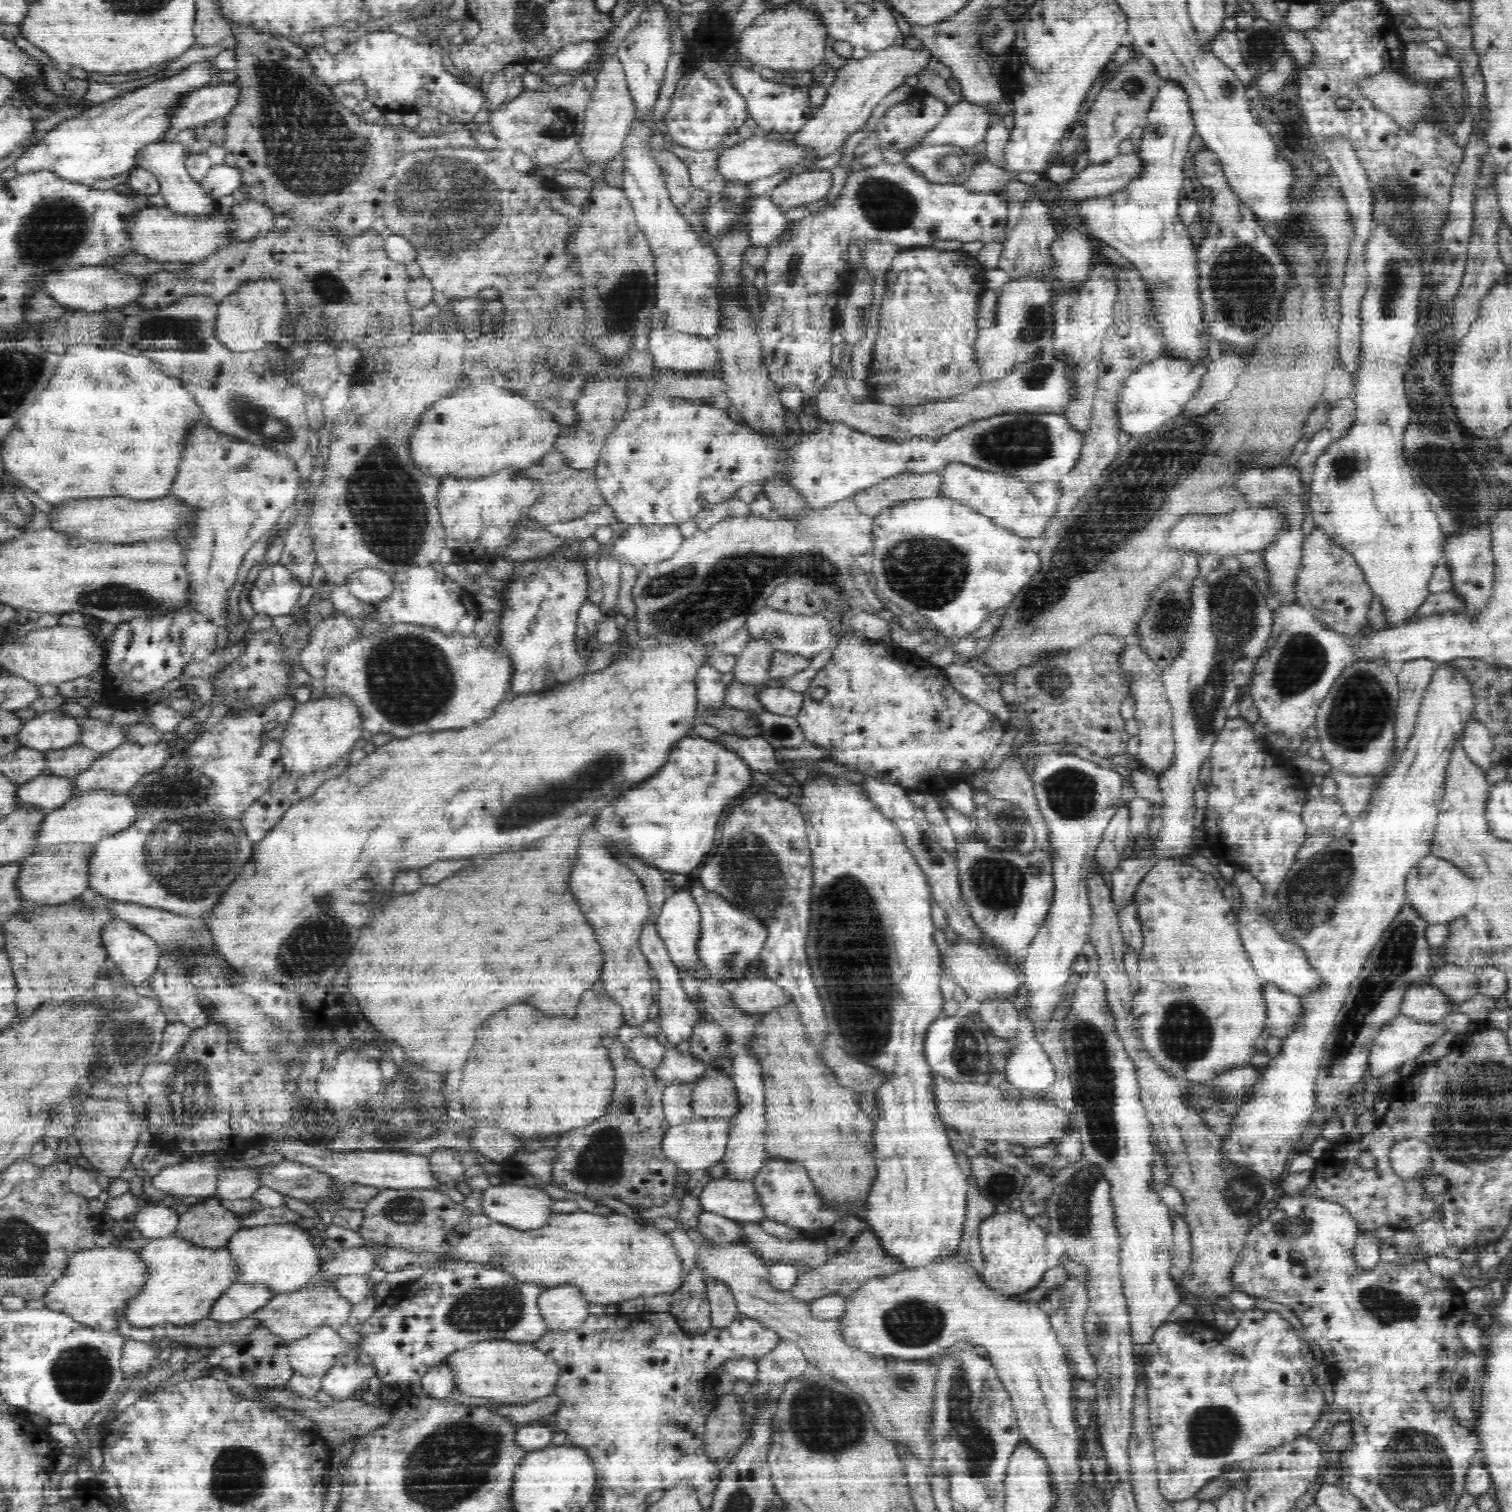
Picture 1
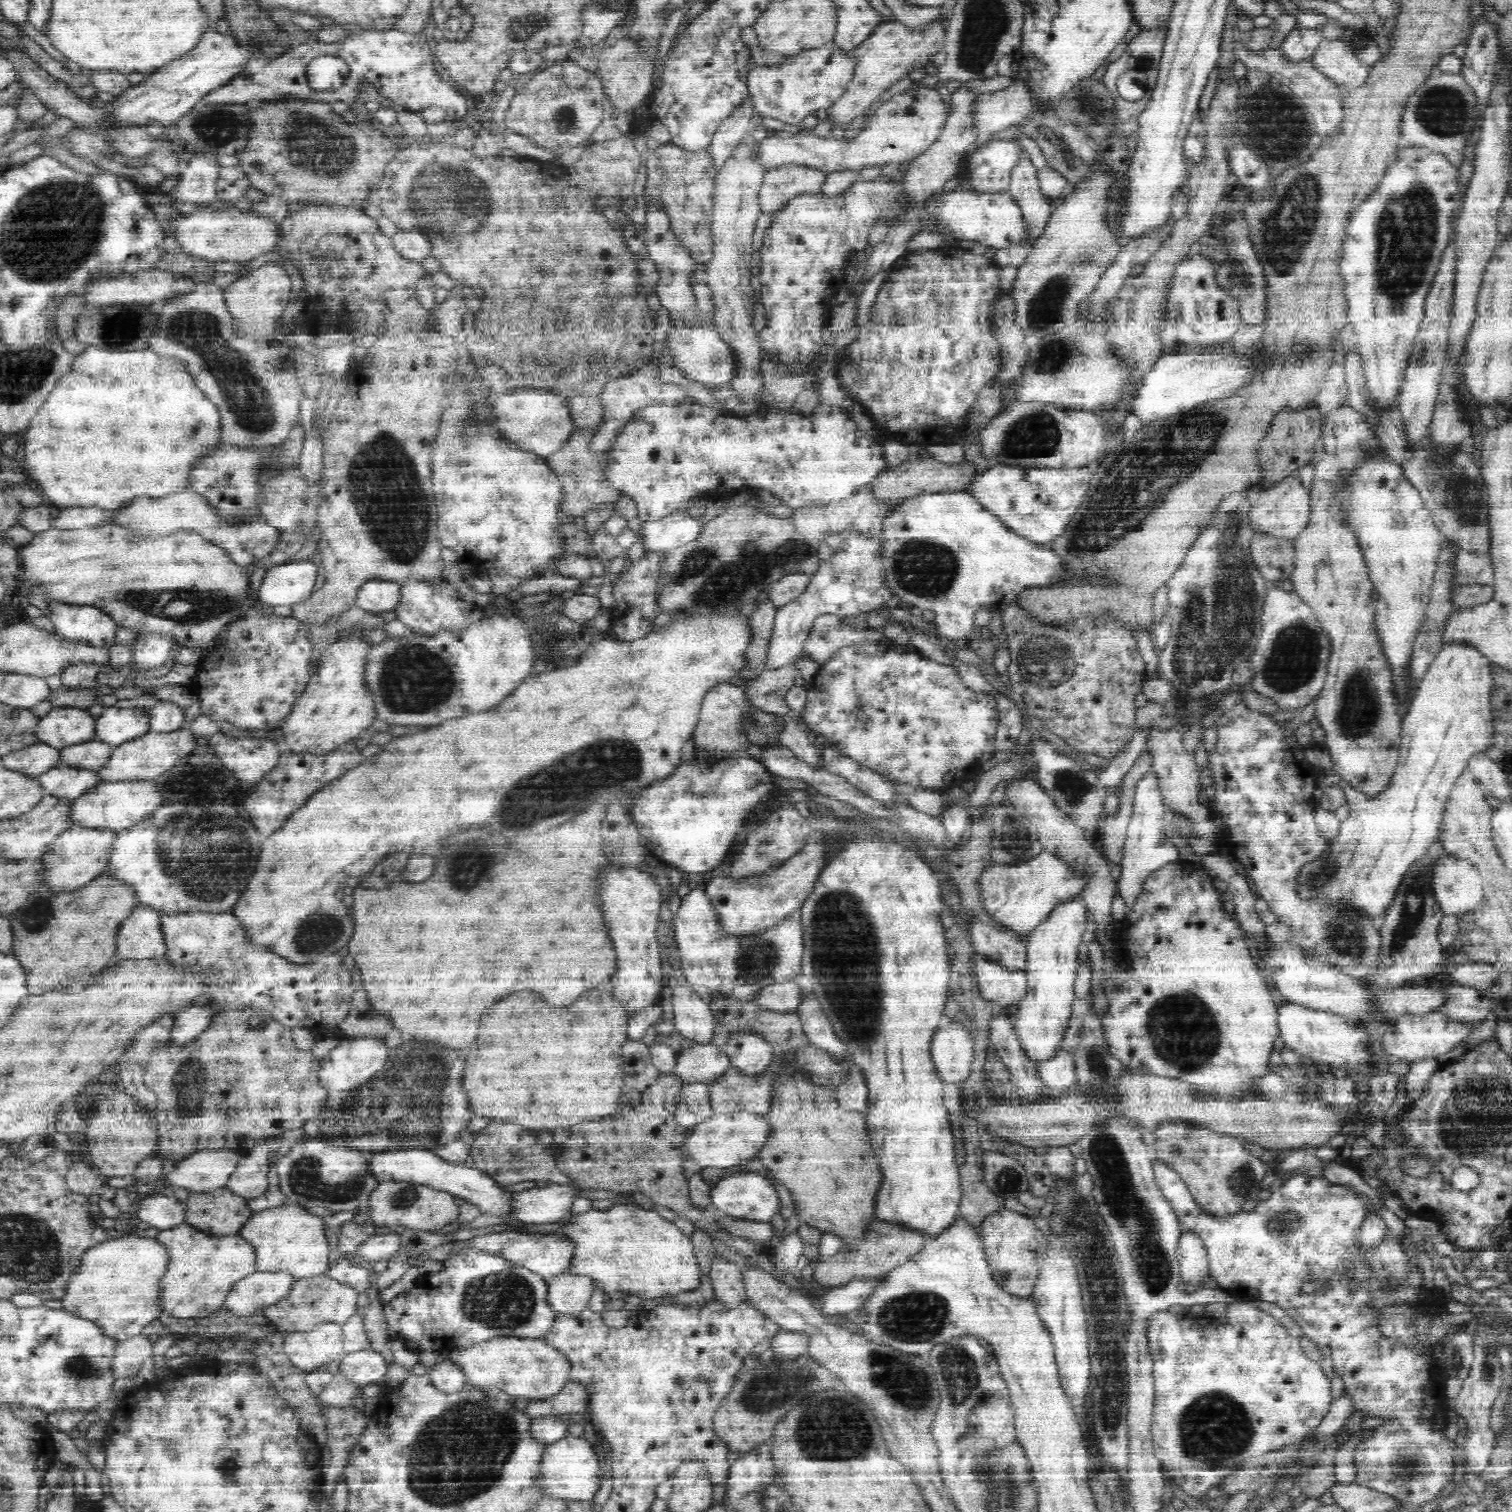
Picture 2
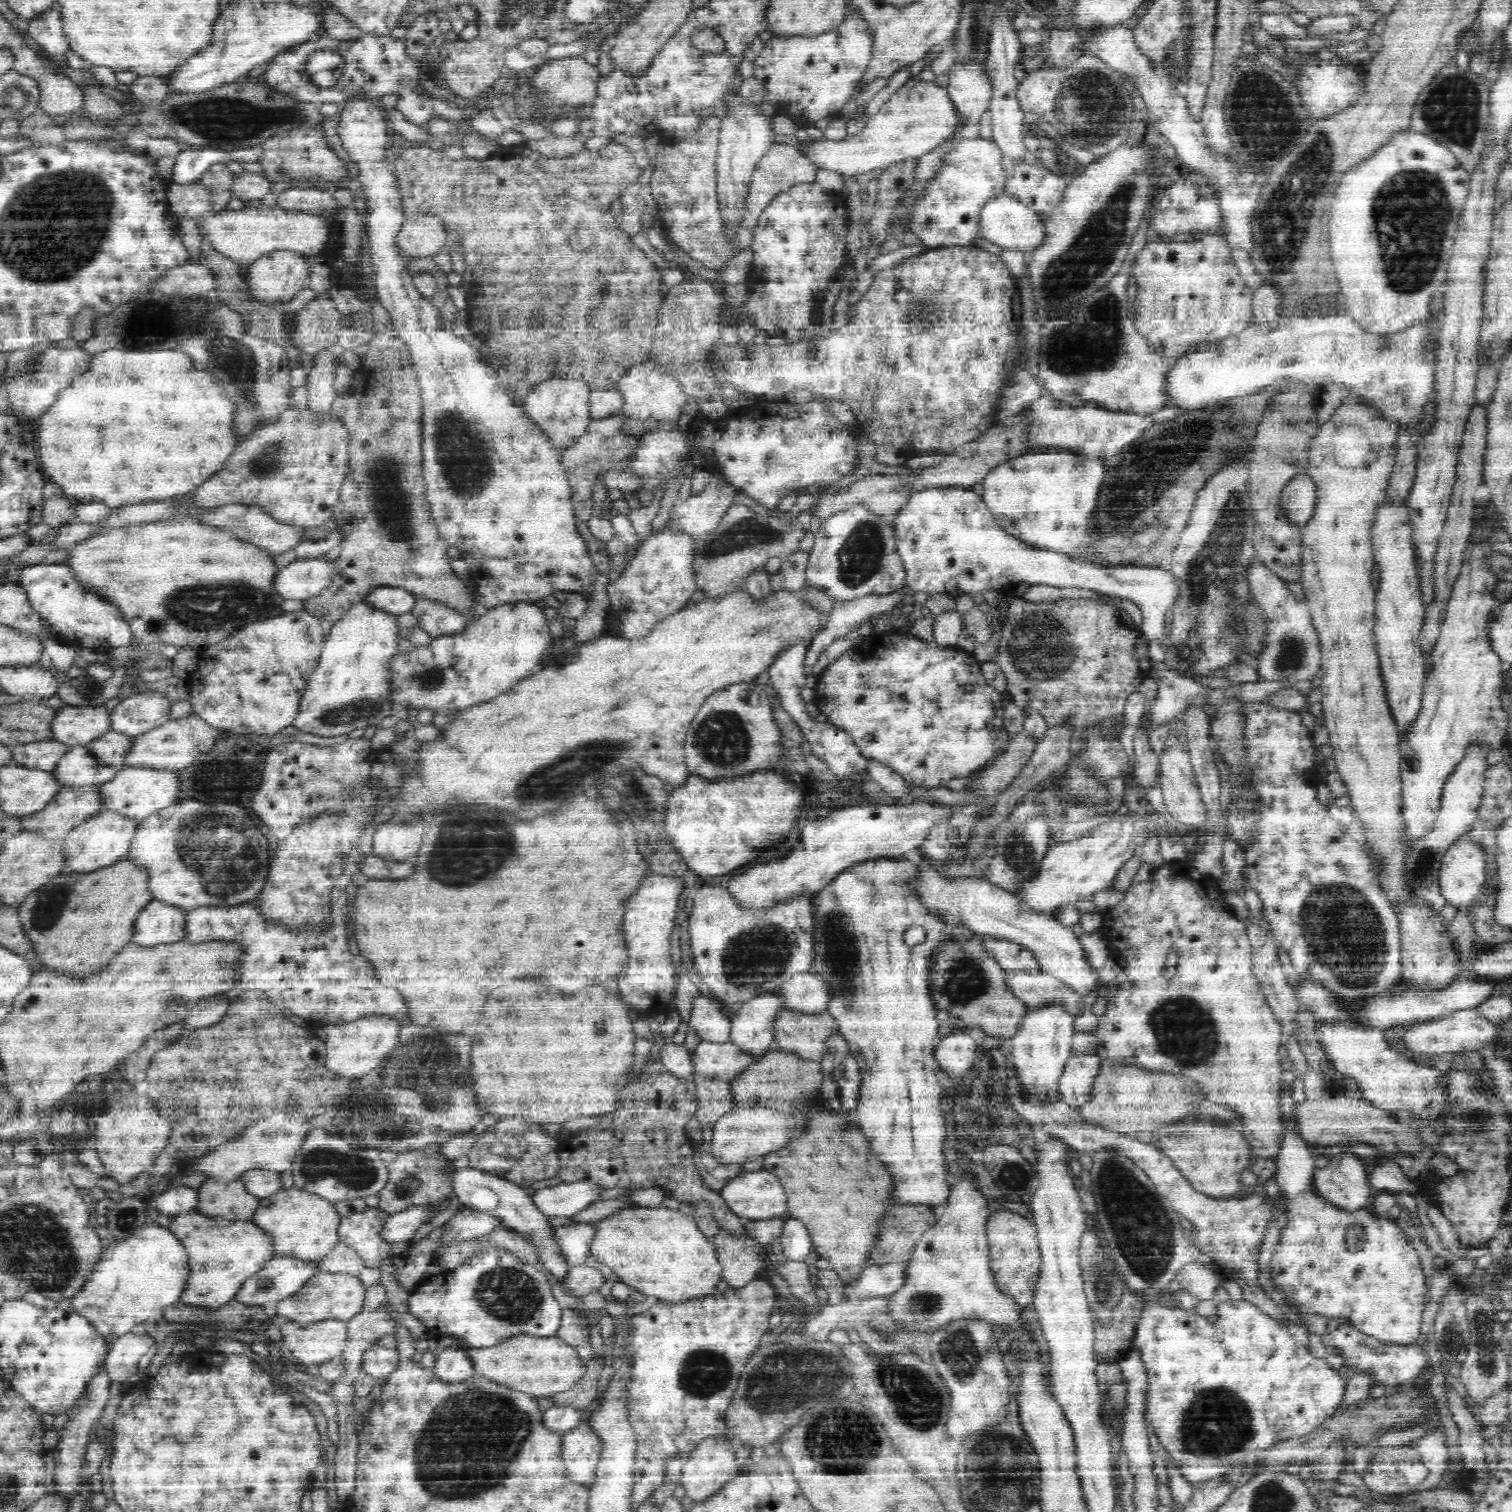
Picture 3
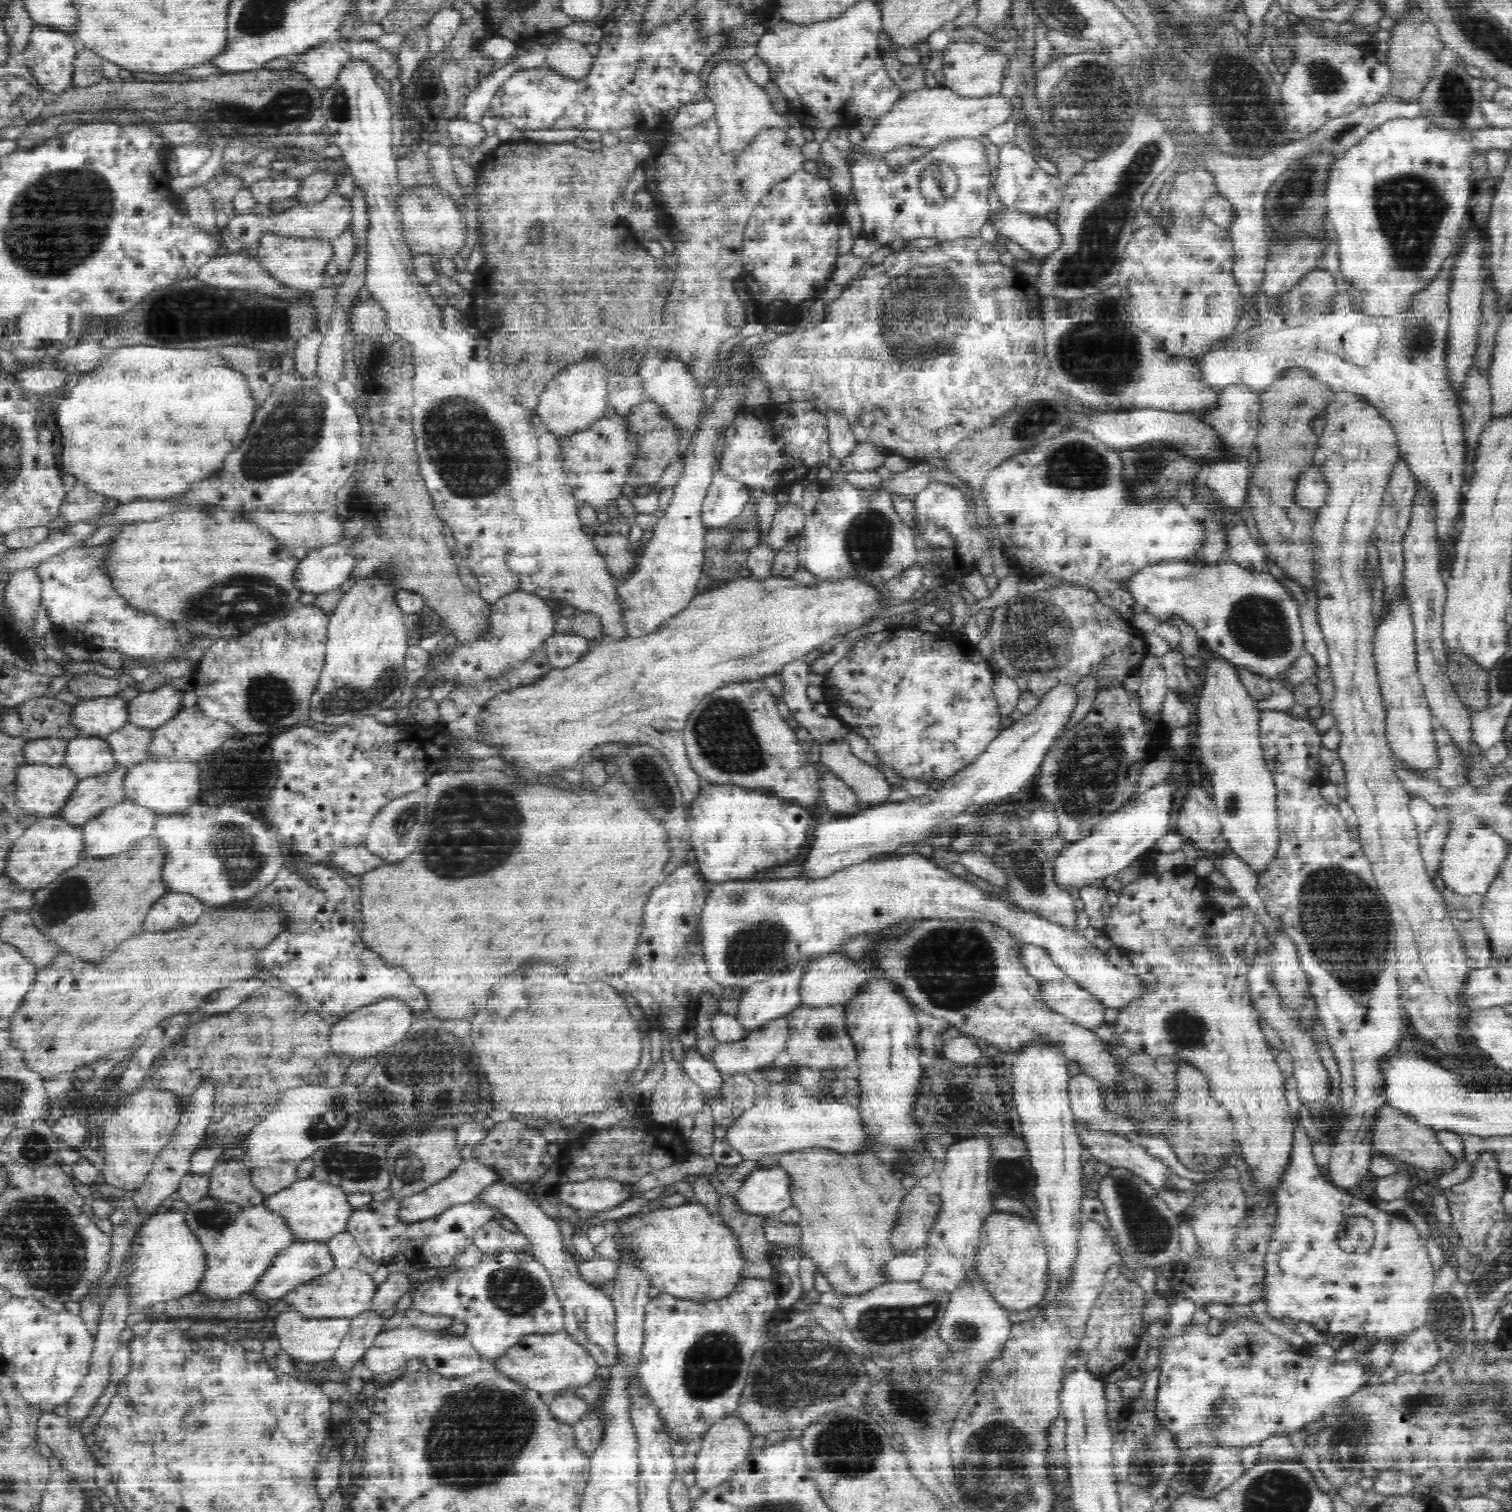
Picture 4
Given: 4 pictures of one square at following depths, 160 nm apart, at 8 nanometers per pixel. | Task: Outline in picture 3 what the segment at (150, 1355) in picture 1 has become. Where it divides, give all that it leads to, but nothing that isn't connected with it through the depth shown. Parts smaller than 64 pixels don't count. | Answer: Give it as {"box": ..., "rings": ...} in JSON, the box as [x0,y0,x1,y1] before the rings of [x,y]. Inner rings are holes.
{"box":[105,1330,154,1384],"rings":[[[136,1330],[119,1336],[105,1360],[105,1367],[112,1381],[124,1384],[138,1370],[138,1362],[148,1348],[154,1344],[154,1338]]]}

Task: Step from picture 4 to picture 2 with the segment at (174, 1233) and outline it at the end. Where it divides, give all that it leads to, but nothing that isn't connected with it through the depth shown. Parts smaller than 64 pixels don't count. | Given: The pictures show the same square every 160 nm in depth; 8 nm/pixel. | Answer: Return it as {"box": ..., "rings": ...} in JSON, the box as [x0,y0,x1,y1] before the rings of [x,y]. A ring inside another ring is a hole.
{"box":[61,1232,174,1341],"rings":[[[132,1232],[125,1234],[124,1238],[108,1239],[94,1244],[85,1256],[86,1258],[82,1258],[82,1266],[77,1270],[78,1274],[75,1274],[73,1280],[69,1282],[69,1292],[61,1300],[64,1309],[94,1321],[106,1336],[117,1341],[140,1335],[146,1325],[155,1318],[160,1318],[165,1310],[165,1302],[162,1302],[164,1278],[174,1262],[170,1257],[169,1247],[160,1238],[139,1236]]]}

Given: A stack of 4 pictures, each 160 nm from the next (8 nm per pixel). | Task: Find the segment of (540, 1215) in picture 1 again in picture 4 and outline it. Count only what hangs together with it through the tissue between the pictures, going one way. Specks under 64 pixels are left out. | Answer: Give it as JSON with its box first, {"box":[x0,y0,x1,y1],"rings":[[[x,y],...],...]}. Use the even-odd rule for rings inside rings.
{"box":[559,1179,636,1213],"rings":[[[598,1179],[581,1183],[564,1183],[559,1198],[574,1209],[603,1213],[636,1197],[636,1186],[632,1182],[616,1179]]]}

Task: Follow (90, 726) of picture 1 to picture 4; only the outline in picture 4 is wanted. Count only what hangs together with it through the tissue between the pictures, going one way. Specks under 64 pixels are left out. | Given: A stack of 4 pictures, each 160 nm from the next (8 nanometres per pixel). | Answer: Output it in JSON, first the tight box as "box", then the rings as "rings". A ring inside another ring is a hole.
{"box":[129,684,185,727],"rings":[[[165,684],[156,690],[141,692],[129,702],[129,720],[138,726],[159,727],[173,719],[183,706],[185,692]]]}

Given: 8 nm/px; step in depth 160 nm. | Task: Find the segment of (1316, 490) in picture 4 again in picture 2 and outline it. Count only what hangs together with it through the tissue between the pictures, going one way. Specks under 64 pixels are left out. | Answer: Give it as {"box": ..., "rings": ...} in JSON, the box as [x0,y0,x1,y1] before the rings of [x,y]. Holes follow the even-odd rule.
{"box":[1253,474,1311,539],"rings":[[[1292,474],[1272,490],[1260,494],[1259,502],[1253,510],[1254,530],[1262,528],[1262,531],[1270,532],[1272,535],[1295,539],[1309,524],[1310,516],[1311,489],[1306,487],[1297,475]]]}

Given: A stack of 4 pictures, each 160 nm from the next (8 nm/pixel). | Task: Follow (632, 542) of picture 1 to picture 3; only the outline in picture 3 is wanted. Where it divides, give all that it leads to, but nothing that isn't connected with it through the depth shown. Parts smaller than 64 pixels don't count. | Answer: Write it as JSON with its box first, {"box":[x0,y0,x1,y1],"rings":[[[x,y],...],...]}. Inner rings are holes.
{"box":[671,470,740,538],"rings":[[[719,470],[709,480],[704,492],[682,497],[671,510],[671,518],[696,538],[716,532],[740,494],[730,477]]]}

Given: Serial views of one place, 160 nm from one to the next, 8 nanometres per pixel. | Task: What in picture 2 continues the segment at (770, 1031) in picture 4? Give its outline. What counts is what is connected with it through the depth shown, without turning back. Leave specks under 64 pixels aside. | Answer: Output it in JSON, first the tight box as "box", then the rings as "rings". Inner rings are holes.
{"box":[674,1043,732,1086],"rings":[[[696,1043],[692,1048],[683,1051],[678,1060],[674,1072],[686,1084],[706,1082],[711,1086],[732,1067],[725,1046],[720,1048],[711,1043]]]}

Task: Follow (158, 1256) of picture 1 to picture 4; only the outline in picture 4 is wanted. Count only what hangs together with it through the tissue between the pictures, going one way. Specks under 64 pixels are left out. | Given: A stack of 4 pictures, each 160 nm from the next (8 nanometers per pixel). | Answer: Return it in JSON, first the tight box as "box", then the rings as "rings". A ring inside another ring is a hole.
{"box":[187,1194,297,1299],"rings":[[[208,1194],[189,1206],[187,1218],[190,1228],[206,1248],[207,1269],[198,1289],[216,1299],[232,1299],[256,1290],[278,1254],[297,1240],[284,1215],[273,1210],[266,1201],[244,1206]]]}

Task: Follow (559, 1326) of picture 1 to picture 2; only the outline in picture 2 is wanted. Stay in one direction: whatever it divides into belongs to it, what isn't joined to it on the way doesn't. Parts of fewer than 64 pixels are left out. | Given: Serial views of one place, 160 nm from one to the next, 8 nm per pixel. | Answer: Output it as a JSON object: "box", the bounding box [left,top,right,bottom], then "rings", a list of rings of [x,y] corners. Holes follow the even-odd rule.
{"box":[549,1272,597,1314],"rings":[[[564,1272],[552,1277],[549,1283],[549,1303],[556,1313],[574,1314],[584,1310],[597,1287],[595,1280],[588,1274]]]}

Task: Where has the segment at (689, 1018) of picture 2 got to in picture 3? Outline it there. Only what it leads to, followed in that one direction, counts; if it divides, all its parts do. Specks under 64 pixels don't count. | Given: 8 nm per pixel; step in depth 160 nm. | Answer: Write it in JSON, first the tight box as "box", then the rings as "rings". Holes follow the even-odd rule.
{"box":[688,995,732,1043],"rings":[[[700,995],[695,1000],[688,1026],[696,1029],[696,1033],[704,1041],[724,1043],[732,1036],[731,1017],[721,1012],[718,1004],[707,996]]]}

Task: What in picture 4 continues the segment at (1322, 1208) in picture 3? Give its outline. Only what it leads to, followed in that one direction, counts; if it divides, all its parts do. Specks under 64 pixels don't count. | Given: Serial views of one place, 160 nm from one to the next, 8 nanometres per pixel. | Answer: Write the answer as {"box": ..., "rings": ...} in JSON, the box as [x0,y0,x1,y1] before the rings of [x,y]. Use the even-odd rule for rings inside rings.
{"box":[1265,1125,1436,1338],"rings":[[[1300,1125],[1295,1128],[1296,1148],[1292,1165],[1285,1174],[1280,1190],[1280,1212],[1277,1214],[1277,1234],[1268,1255],[1265,1278],[1266,1314],[1274,1320],[1288,1324],[1308,1322],[1326,1337],[1358,1334],[1380,1338],[1396,1336],[1427,1325],[1431,1308],[1431,1296],[1436,1272],[1430,1259],[1426,1241],[1412,1222],[1402,1214],[1382,1211],[1375,1203],[1361,1200],[1338,1210],[1338,1202],[1344,1190],[1330,1183],[1320,1174],[1320,1168],[1312,1155],[1313,1143]],[[1350,1216],[1366,1216],[1374,1223],[1375,1238],[1369,1252],[1344,1252],[1338,1244],[1338,1226]]]}

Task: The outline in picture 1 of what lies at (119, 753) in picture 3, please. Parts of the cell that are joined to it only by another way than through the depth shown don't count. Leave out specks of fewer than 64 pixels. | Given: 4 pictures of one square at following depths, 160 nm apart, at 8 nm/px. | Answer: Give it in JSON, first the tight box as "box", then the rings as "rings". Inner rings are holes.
{"box":[45,742,103,778],"rings":[[[80,742],[45,753],[48,760],[46,774],[72,775],[76,778],[84,774],[103,754]]]}

